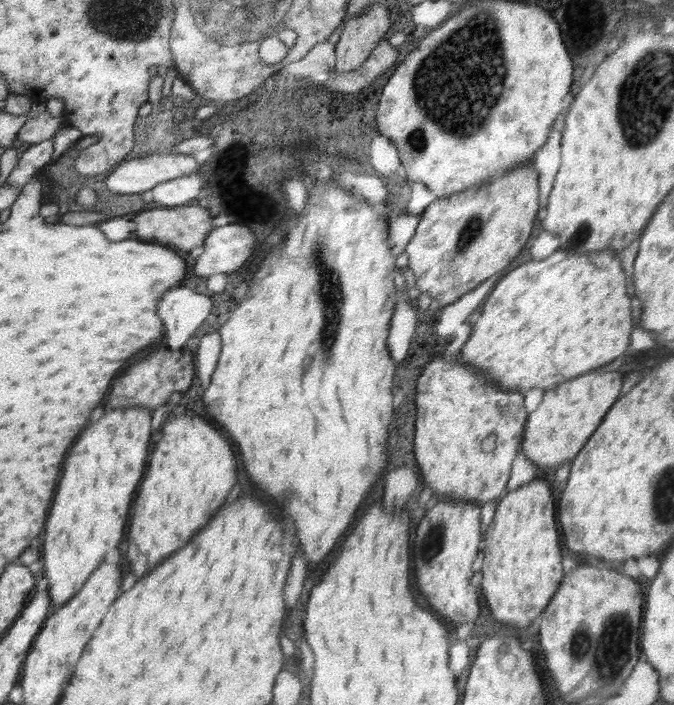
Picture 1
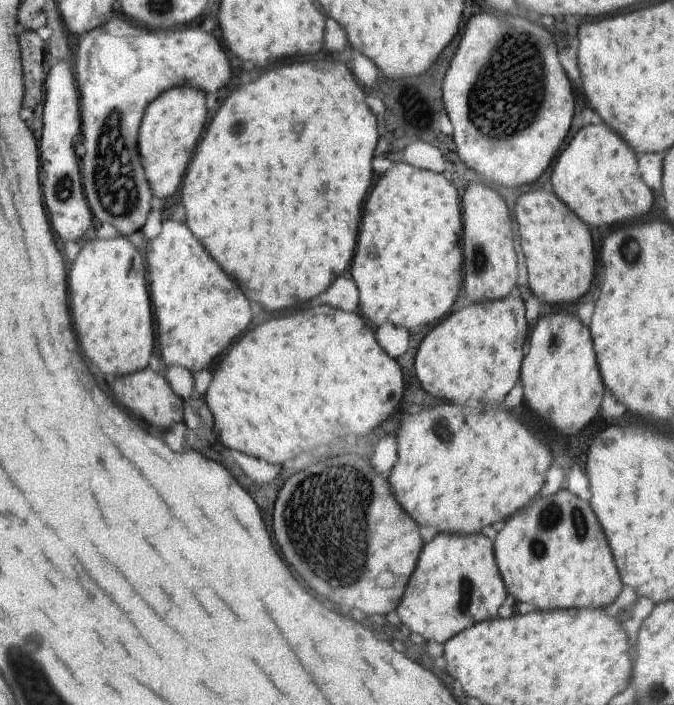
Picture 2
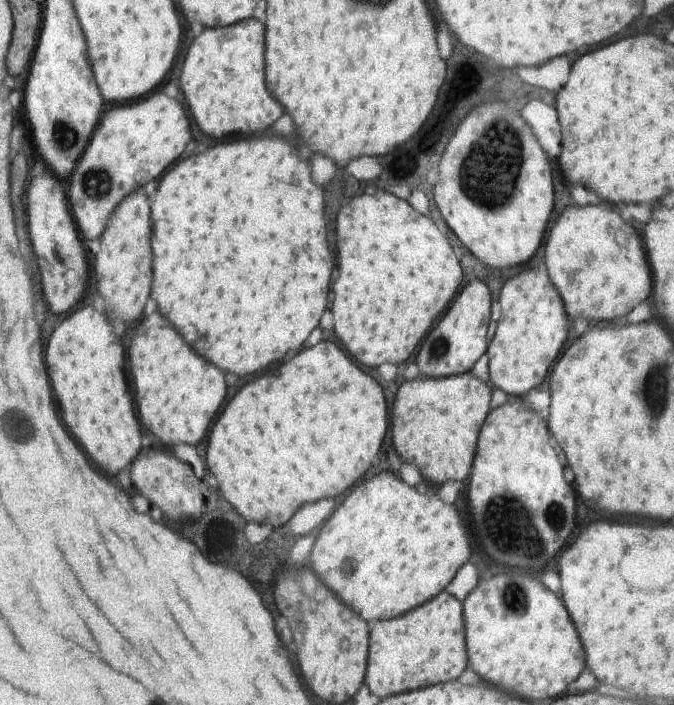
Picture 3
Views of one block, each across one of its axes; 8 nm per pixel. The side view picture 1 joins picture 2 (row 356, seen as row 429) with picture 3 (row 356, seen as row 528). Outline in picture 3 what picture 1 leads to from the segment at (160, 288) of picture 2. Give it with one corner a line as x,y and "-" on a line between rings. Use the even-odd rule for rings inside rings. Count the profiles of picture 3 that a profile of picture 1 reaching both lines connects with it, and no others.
158,310
134,325
128,354
140,420
148,432
172,448
180,443
200,447
212,418
226,398
224,374
190,350

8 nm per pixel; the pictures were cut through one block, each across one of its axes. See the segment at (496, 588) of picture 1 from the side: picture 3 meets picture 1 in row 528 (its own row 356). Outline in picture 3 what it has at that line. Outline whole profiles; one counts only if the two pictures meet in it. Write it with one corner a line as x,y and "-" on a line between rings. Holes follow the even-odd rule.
547,271
520,272
510,278
500,292
501,317
494,338
485,352
489,358
489,380
493,389
504,391
510,398
528,394
538,388
550,364
560,354
571,323
565,304

